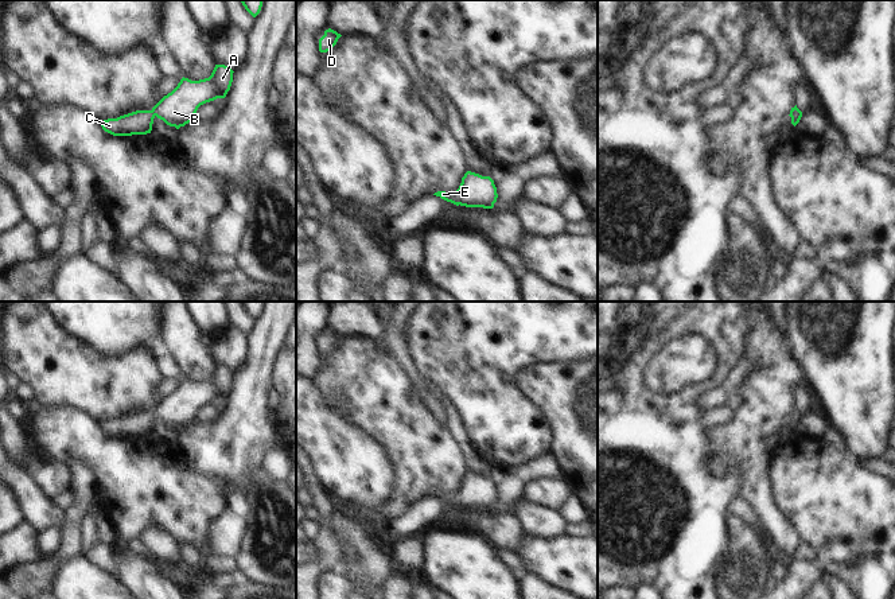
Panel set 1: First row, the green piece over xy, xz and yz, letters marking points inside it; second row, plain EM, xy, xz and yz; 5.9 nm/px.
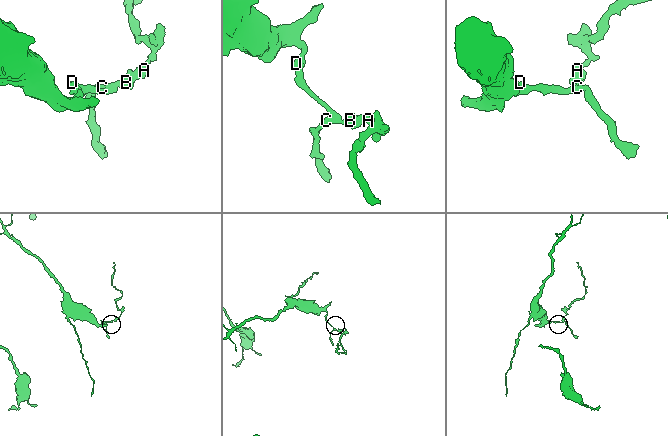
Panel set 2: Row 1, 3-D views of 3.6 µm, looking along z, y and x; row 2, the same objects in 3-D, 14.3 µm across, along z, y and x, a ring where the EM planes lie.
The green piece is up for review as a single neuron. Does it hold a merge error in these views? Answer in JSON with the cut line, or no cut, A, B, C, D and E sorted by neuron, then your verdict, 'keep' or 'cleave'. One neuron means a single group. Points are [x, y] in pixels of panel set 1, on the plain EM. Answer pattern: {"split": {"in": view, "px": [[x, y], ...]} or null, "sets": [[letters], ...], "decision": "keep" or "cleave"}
{"split": null, "sets": [["A", "B", "C", "D", "E"]], "decision": "keep"}

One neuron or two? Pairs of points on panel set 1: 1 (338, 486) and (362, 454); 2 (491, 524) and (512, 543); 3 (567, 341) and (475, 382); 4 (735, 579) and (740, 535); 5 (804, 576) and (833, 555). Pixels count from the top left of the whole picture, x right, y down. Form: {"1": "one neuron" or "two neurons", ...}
{"1": "one neuron", "2": "one neuron", "3": "one neuron", "4": "one neuron", "5": "two neurons"}

